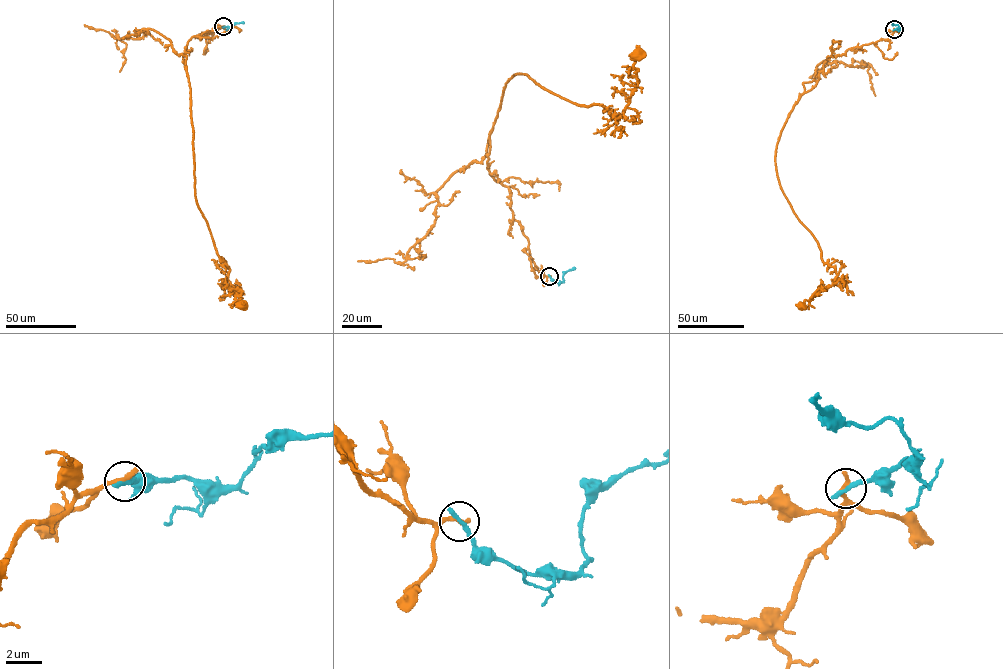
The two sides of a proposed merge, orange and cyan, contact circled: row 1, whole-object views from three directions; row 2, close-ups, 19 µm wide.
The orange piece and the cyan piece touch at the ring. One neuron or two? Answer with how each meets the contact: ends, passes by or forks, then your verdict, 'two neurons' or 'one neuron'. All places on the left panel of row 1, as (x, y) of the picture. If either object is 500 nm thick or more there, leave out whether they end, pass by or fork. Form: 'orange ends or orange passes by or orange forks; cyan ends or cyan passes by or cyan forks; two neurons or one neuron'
orange ends; cyan ends; two neurons

